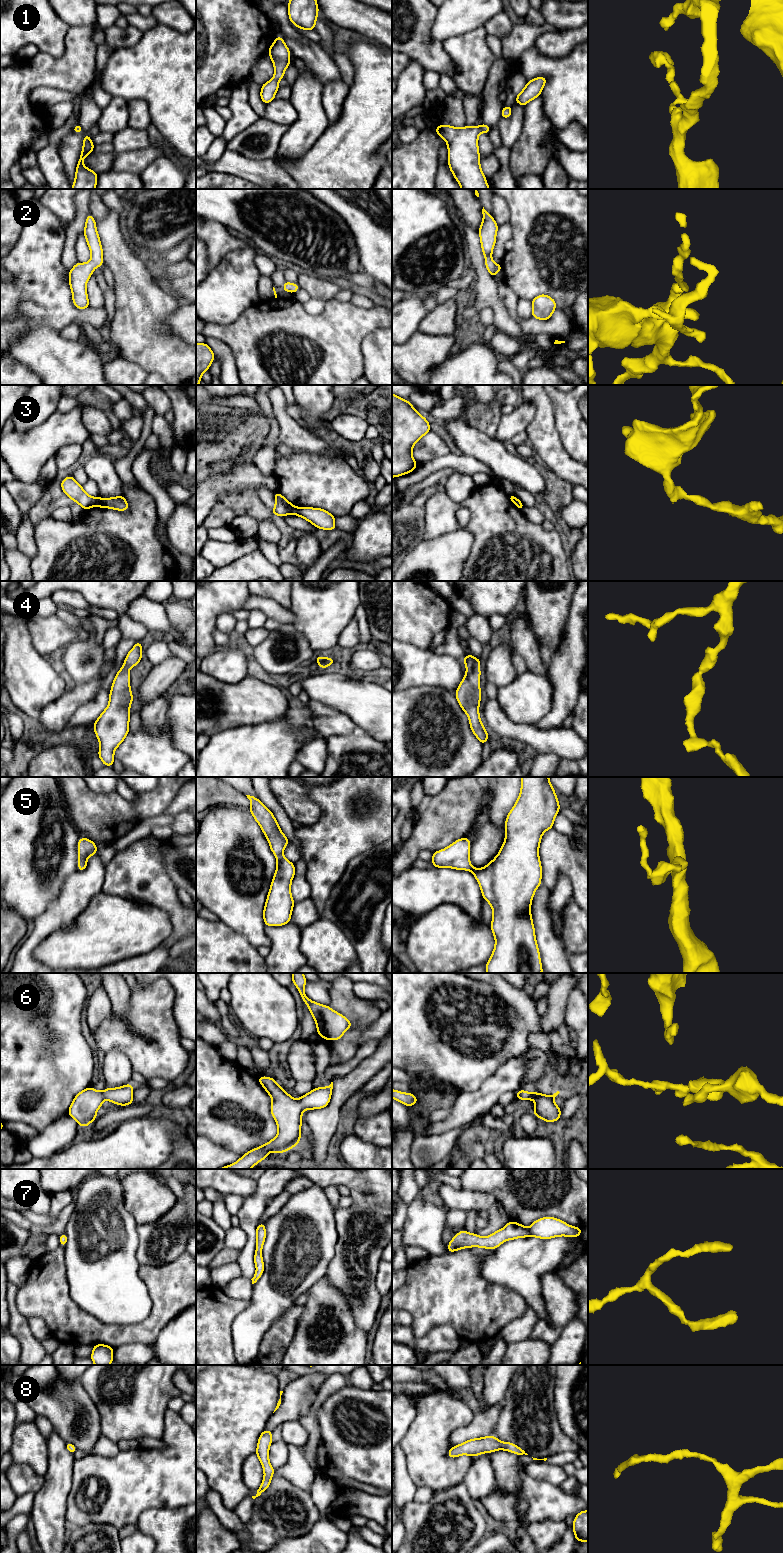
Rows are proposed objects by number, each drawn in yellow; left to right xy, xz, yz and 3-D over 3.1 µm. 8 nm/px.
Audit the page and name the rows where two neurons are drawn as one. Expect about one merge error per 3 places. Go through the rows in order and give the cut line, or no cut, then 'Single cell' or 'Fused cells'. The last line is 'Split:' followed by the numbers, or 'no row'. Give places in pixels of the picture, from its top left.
1: No split. Single cell
2: No split. Single cell
3: Split along xy (98, 498), (94, 505). Fused cells
4: No split. Single cell
5: No split. Single cell
6: No split. Single cell
7: No split. Single cell
8: No split. Single cell
Split: 3

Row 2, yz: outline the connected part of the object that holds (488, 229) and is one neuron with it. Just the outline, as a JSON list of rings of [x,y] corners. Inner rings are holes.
[[[482,209],[483,221],[479,228],[479,236],[481,241],[482,252],[485,256],[485,265],[490,275],[494,277],[502,266],[492,260],[492,251],[496,243],[496,234],[498,225],[494,218],[484,209]]]

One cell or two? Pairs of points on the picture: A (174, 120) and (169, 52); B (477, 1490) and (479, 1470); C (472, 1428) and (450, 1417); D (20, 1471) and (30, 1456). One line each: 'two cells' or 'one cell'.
A: one cell
B: one cell
C: two cells
D: two cells

